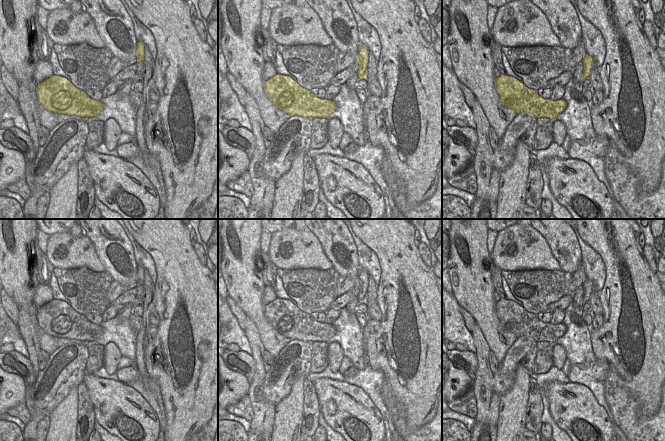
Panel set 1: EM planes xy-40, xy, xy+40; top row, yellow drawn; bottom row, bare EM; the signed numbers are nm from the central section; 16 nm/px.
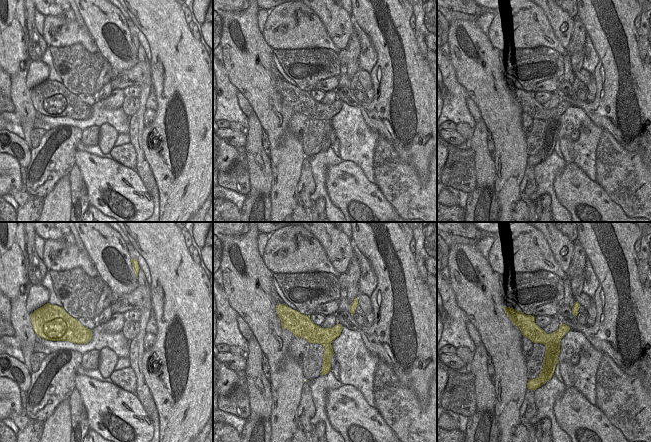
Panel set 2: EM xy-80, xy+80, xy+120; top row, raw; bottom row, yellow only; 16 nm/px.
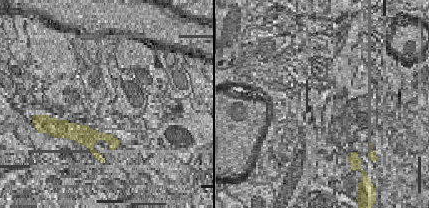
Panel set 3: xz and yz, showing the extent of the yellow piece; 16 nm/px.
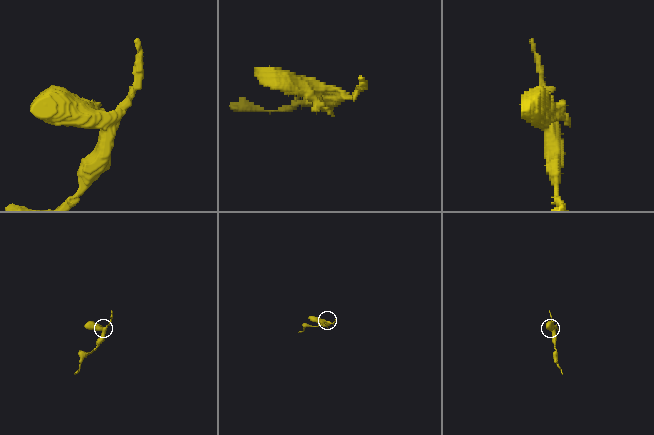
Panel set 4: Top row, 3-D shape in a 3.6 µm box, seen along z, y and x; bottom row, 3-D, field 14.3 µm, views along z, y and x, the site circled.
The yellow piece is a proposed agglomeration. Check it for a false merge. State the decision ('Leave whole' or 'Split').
Split.

